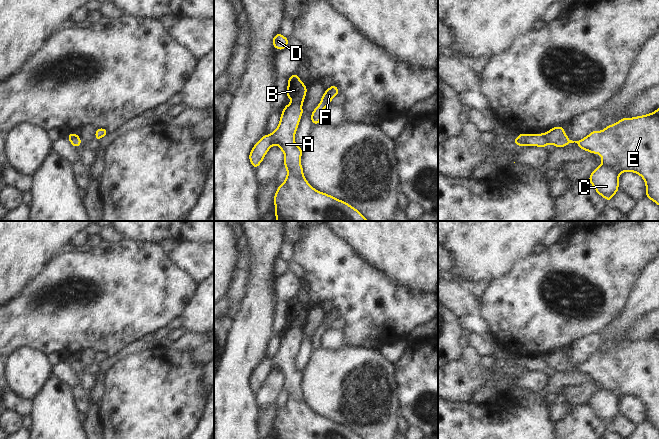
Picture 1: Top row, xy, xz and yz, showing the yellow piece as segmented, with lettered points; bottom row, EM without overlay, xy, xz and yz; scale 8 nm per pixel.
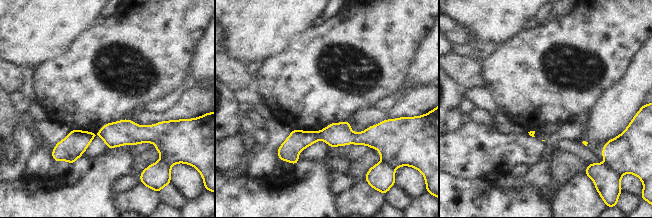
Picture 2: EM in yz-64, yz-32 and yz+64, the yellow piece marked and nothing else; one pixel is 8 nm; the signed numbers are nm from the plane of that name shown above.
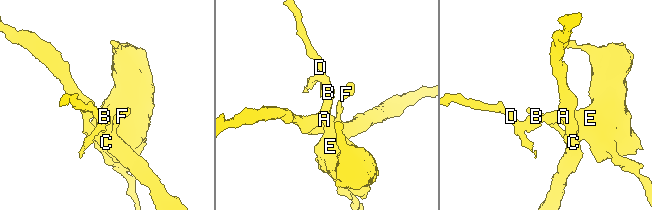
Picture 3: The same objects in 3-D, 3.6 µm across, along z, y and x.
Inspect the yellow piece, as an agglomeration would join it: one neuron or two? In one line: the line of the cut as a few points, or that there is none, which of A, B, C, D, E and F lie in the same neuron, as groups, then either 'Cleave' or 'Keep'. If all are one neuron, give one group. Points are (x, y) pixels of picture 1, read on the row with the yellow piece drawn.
Split along yz (544, 134), (547, 143). Groups: A C E F / B D. Cleave.

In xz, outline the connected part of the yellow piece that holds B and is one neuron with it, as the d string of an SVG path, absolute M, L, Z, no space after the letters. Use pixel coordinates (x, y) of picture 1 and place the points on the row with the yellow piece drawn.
M297 73L292 74L288 78L288 87L286 91L287 98L289 97L293 103L303 104L305 95L307 93L307 86L297 76Z

